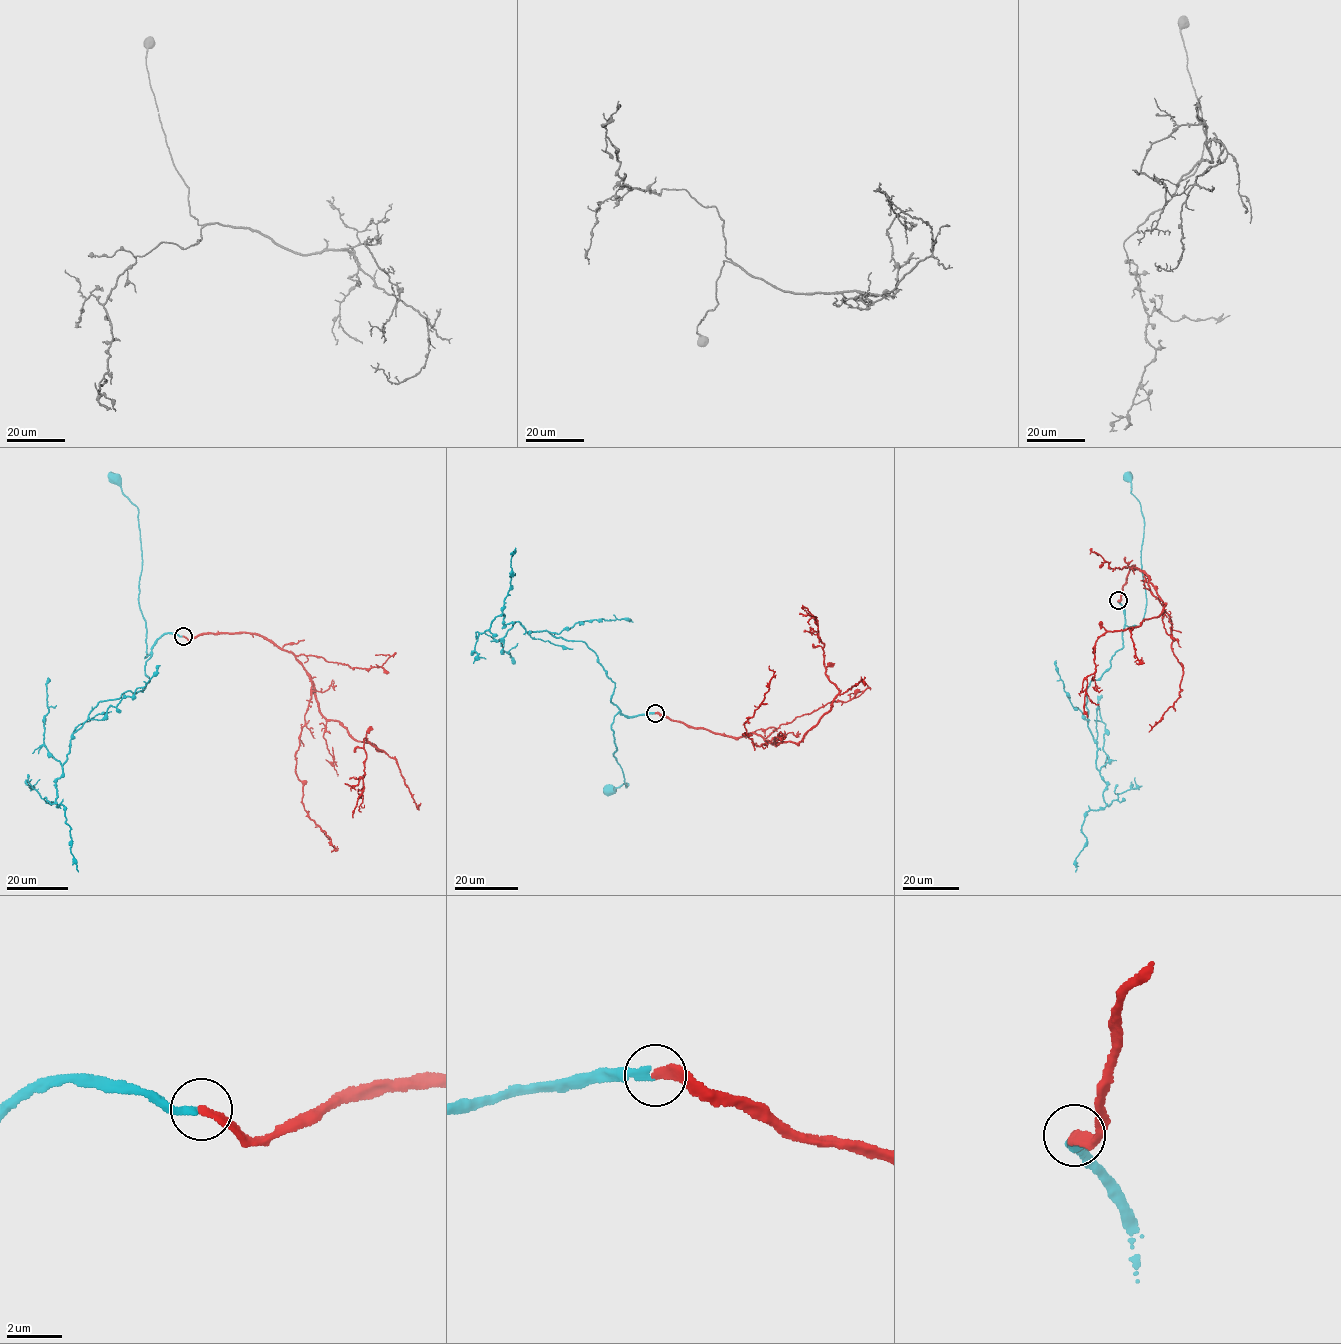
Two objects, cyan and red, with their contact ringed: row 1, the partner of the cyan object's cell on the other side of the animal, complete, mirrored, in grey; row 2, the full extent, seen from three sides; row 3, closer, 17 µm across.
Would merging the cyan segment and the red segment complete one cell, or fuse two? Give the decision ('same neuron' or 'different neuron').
same neuron

